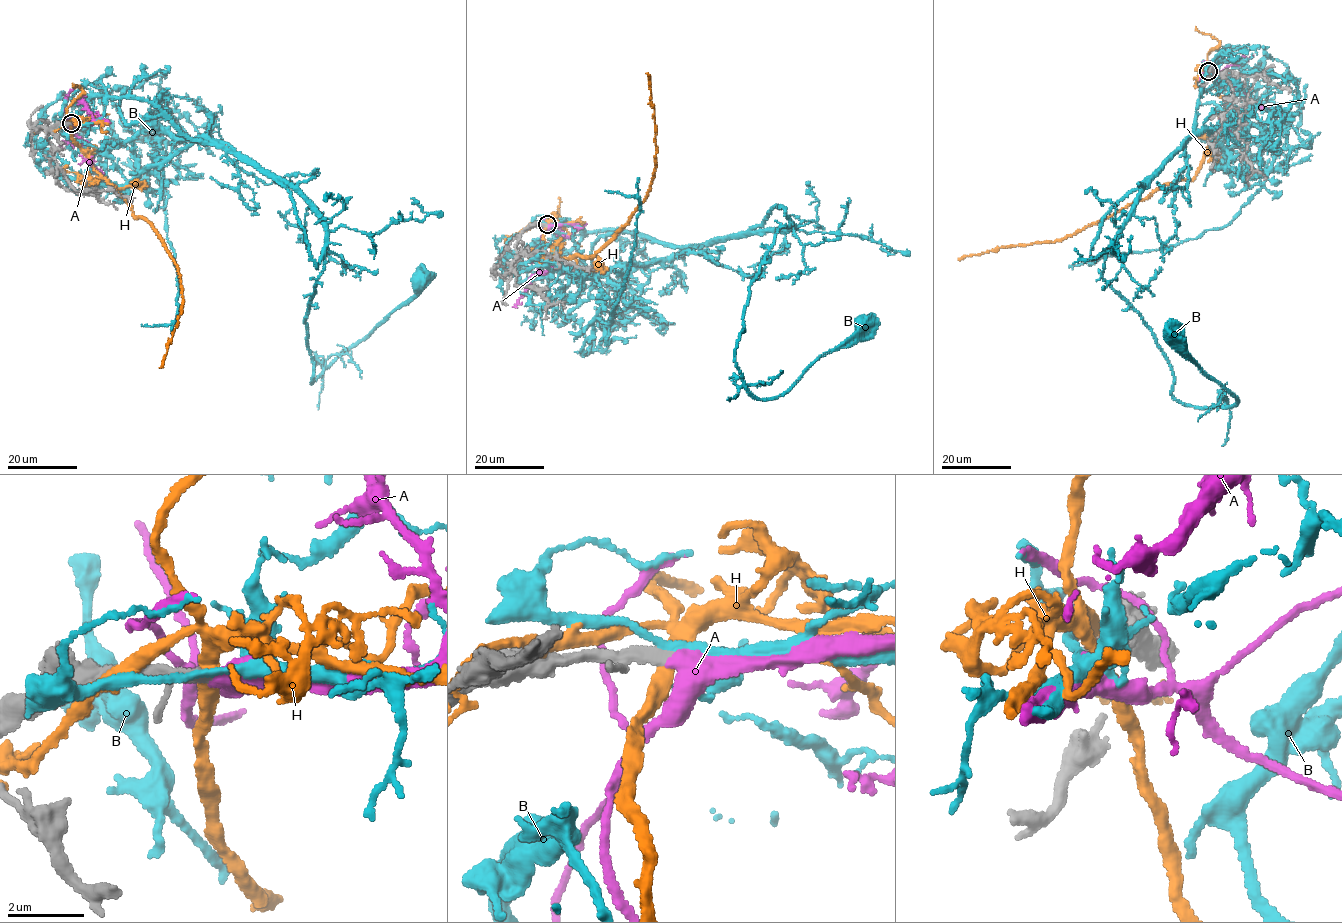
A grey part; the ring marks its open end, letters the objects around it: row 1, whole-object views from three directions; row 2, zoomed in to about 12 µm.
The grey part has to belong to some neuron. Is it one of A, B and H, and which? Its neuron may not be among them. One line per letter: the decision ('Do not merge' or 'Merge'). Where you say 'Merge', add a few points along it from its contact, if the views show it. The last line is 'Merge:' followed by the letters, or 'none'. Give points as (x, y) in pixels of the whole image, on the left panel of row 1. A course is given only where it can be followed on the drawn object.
A: Merge. Its course: (71, 124), (70, 127), (76, 125), (69, 130), (83, 142), (64, 140), (63, 148)
B: Do not merge
H: Do not merge
Merge: A

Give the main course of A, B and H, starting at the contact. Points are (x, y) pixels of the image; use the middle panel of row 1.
A: (546, 225), (541, 240), (545, 252), (535, 259), (545, 275), (536, 273), (529, 279), (516, 308)
B: (546, 224), (696, 246), (792, 224), (750, 283), (735, 350), (743, 385), (761, 399), (782, 395), (860, 323)
H: (546, 225), (547, 260), (585, 258), (626, 224), (645, 199), (656, 148), (646, 73)

